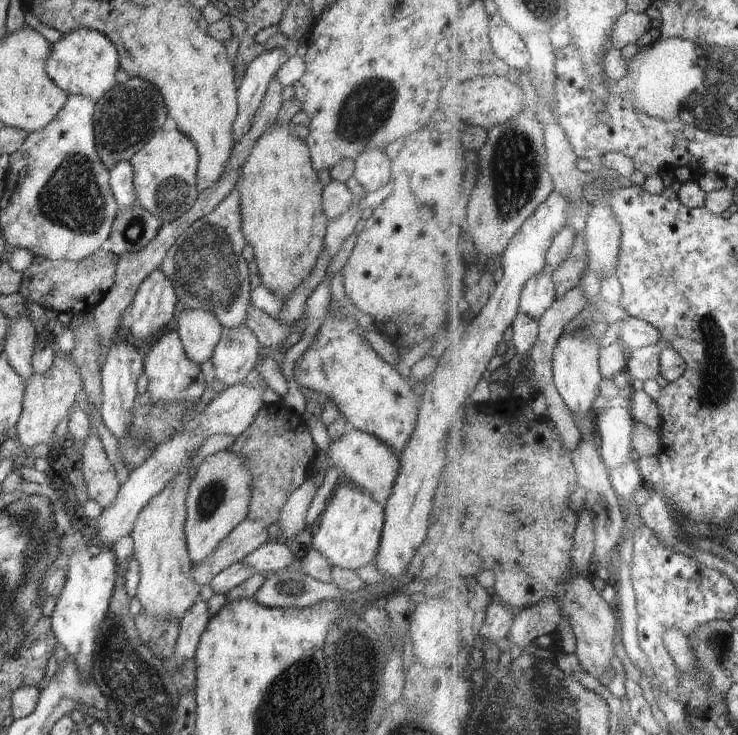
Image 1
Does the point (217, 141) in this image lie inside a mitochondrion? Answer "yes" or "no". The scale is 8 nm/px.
no

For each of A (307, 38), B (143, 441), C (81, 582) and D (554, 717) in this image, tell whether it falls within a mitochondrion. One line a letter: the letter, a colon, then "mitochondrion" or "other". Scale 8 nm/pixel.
A: other
B: mitochondrion
C: other
D: mitochondrion

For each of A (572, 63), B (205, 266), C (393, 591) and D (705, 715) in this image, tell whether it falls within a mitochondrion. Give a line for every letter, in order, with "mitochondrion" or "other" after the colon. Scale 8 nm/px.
A: other
B: mitochondrion
C: other
D: other

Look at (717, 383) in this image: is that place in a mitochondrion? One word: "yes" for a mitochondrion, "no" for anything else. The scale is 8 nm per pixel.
yes

